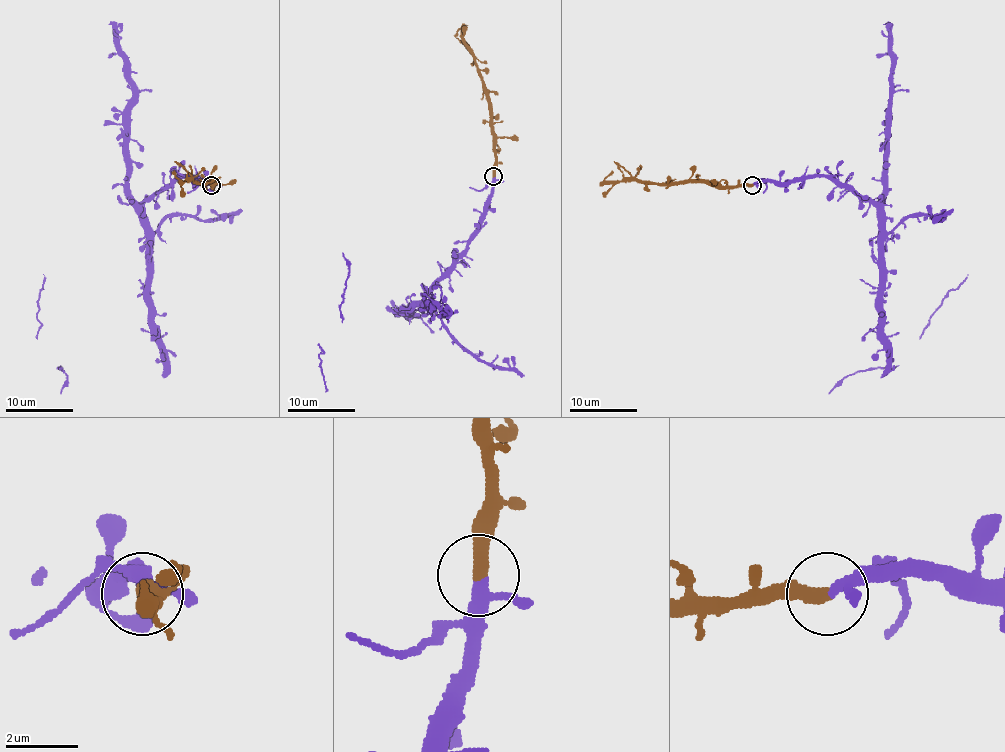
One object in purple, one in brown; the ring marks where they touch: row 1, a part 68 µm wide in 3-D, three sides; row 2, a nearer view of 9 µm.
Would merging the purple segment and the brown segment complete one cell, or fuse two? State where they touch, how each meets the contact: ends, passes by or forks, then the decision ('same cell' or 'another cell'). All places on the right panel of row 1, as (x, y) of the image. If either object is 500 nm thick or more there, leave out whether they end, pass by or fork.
place (752, 185); purple passes by; brown ends; same cell

